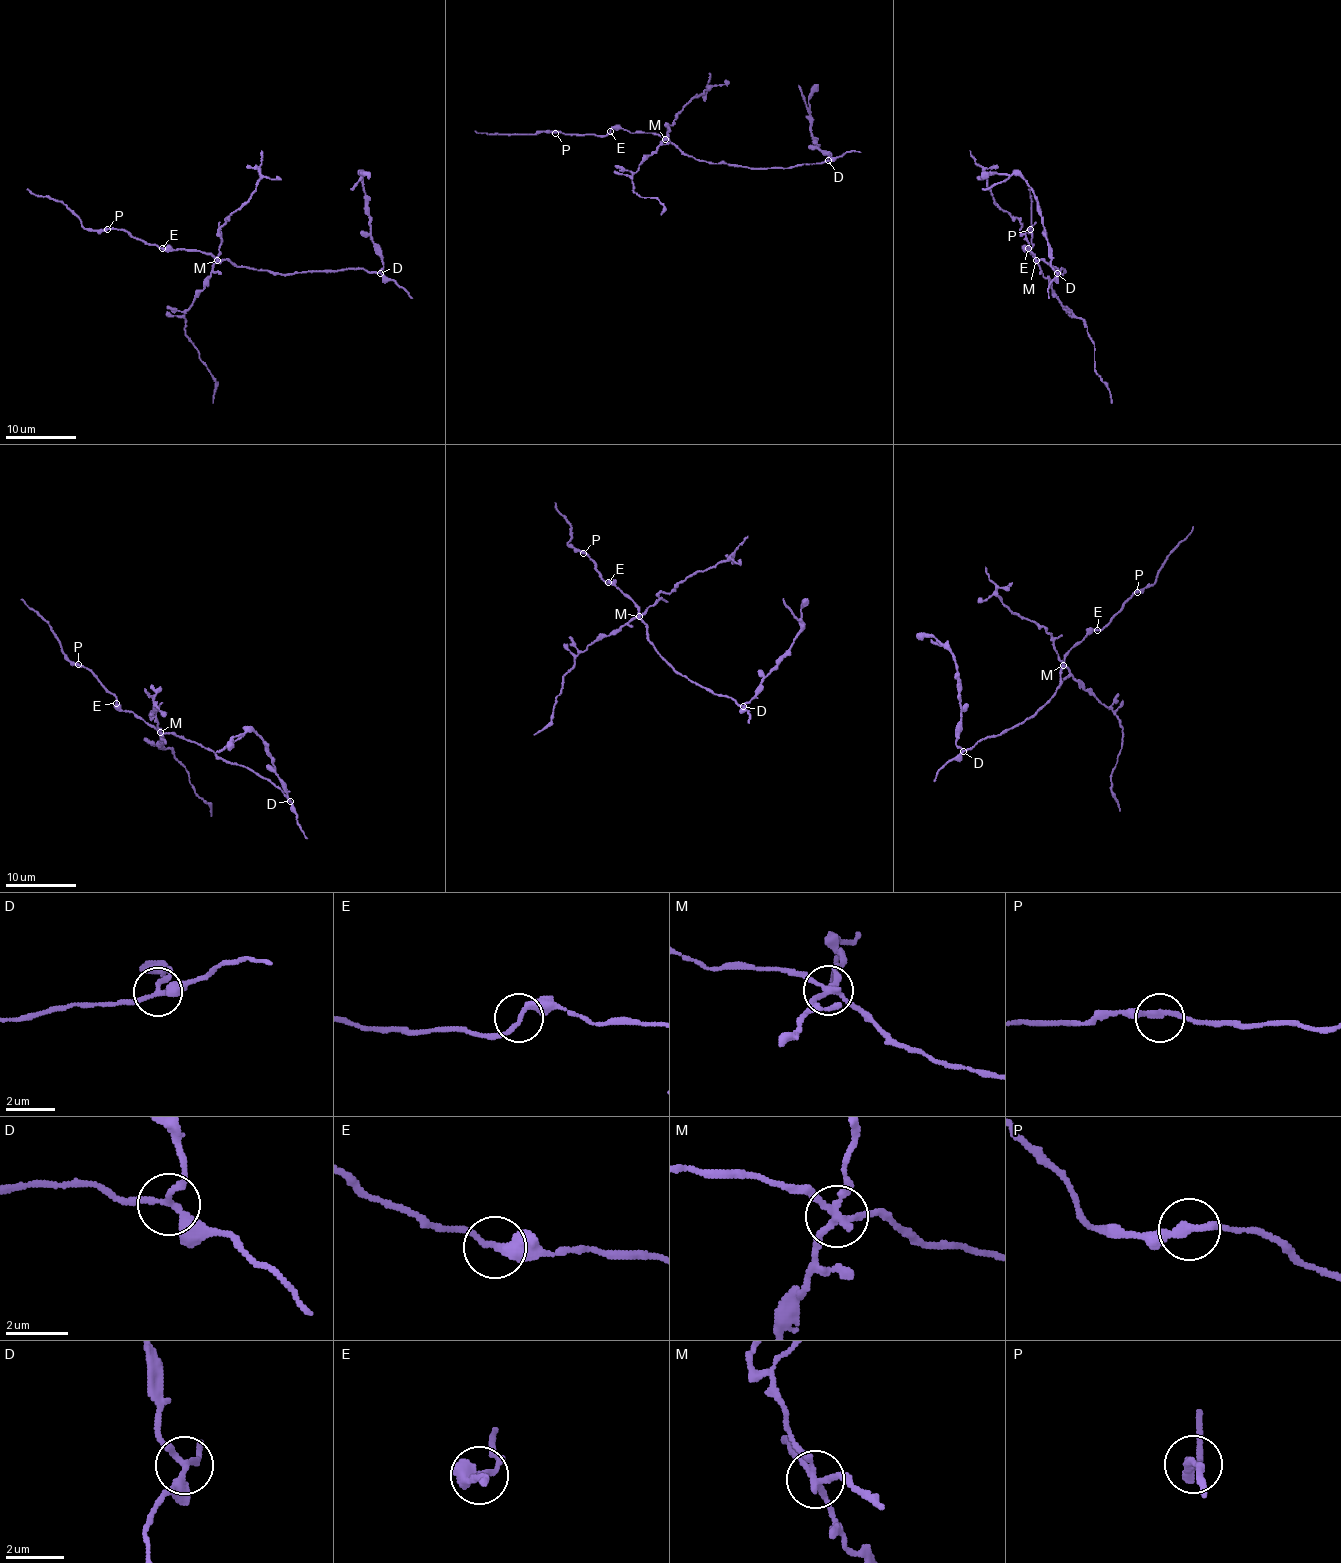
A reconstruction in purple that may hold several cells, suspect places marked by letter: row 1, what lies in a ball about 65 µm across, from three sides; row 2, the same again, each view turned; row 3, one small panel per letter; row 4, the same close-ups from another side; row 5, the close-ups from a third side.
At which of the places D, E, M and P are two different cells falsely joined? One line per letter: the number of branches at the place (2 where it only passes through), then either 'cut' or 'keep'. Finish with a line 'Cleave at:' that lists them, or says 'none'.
D: 3 | cut
E: 2 | keep
M: 4 | cut
P: 2 | keep
Cleave at: D, M

